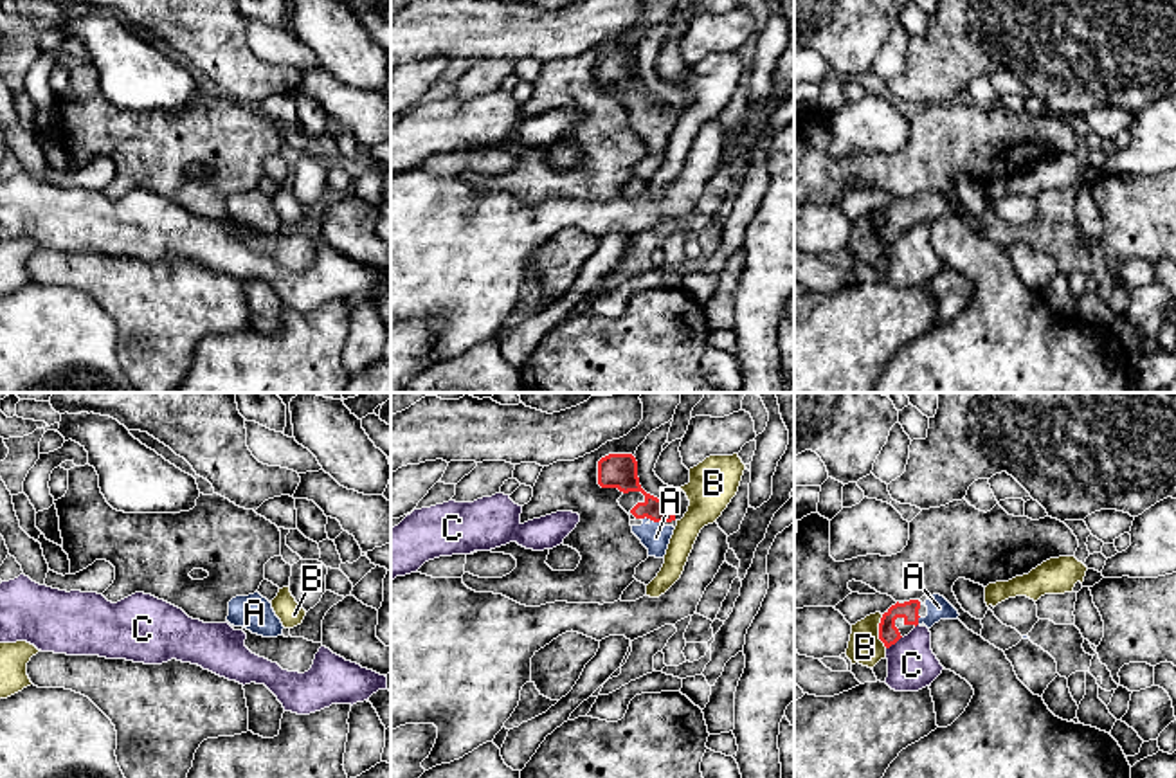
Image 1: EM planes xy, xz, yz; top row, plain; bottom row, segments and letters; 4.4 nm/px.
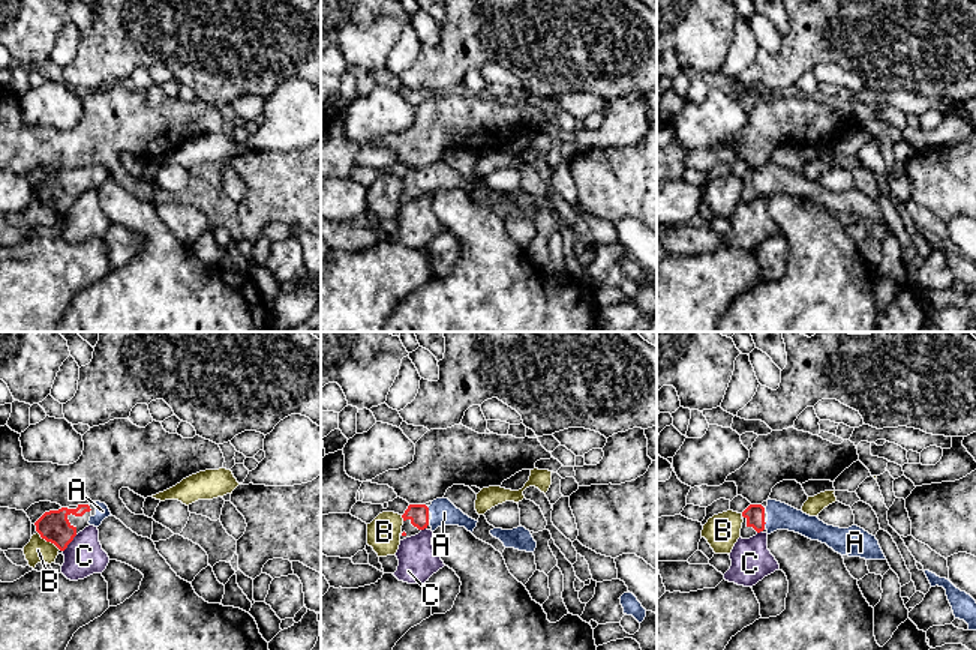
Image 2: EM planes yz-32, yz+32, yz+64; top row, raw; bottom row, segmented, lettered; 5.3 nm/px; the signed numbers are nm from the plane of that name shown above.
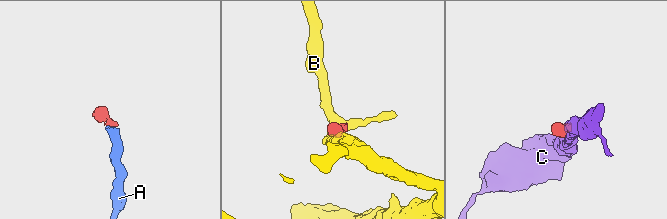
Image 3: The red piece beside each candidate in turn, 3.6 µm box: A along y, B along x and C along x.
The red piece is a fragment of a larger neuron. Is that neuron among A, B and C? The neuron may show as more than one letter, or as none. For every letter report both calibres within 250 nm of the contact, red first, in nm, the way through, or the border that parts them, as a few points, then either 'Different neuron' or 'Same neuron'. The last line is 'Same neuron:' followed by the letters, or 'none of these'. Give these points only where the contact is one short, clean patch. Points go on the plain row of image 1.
A: Thickness 150 nm (red) against 130 nm. Path across: xz (620, 69), (651, 98), (651, 116), (656, 134). Same neuron
B: Thickness 90 nm (red) against 150 nm. Different neuron
C: Thickness 90 nm (red) against 220 nm. Boundary: yz (901, 233), (886, 245). Different neuron
Same neuron: A

